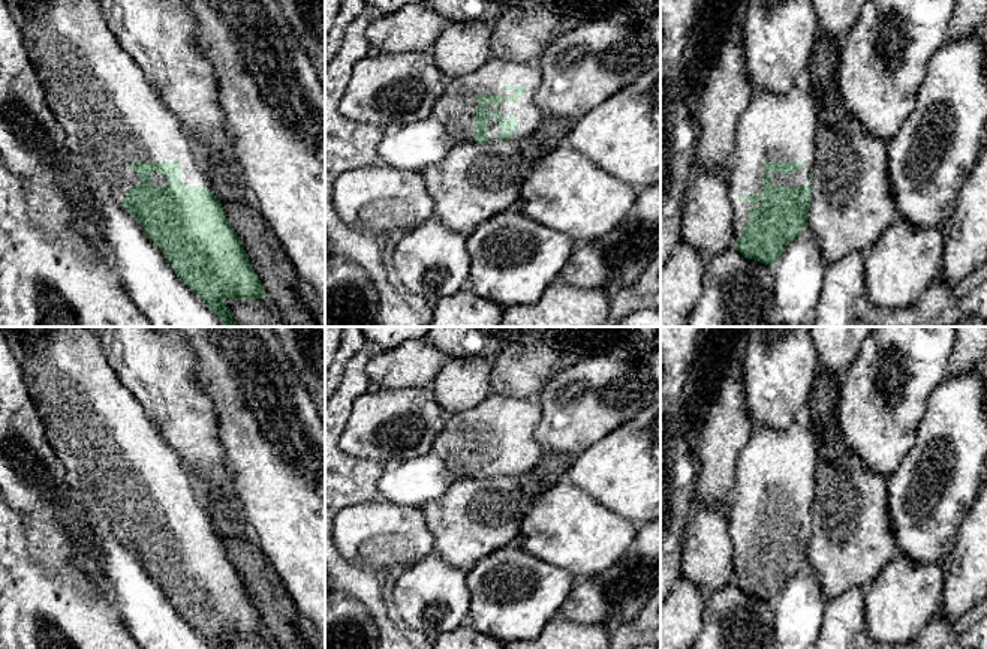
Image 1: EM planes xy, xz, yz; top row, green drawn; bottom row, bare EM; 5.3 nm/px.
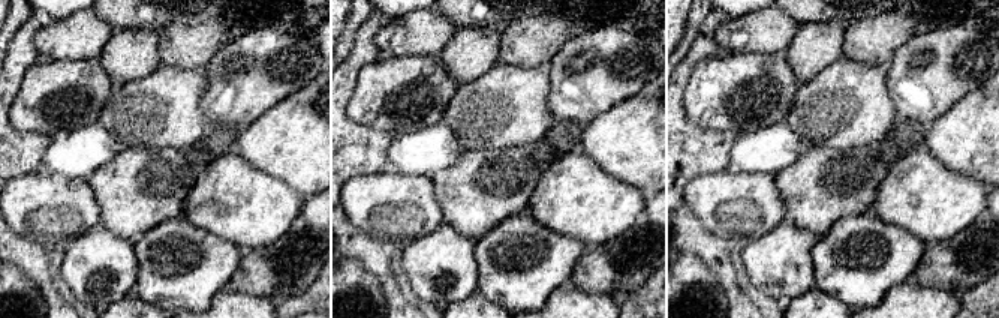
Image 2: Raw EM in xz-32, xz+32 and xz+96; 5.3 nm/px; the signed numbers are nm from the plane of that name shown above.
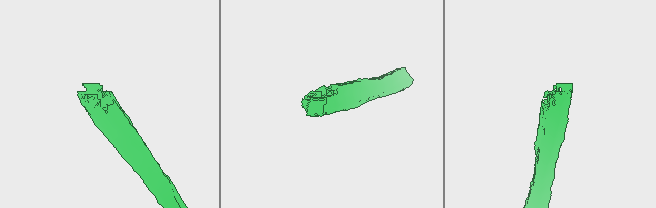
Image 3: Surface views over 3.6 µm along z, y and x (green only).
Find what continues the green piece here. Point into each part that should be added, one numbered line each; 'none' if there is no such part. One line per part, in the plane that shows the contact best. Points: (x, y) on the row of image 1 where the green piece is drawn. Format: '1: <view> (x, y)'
1: xz (454, 108)

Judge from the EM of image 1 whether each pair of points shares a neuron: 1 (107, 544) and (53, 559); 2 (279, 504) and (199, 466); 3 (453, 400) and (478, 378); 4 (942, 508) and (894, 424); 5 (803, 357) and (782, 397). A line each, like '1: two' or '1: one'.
1: two
2: two
3: one
4: two
5: one

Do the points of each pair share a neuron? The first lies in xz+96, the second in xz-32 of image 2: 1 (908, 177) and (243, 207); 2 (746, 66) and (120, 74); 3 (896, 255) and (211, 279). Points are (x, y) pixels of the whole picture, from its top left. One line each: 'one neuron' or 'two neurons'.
1: one neuron
2: two neurons
3: one neuron

